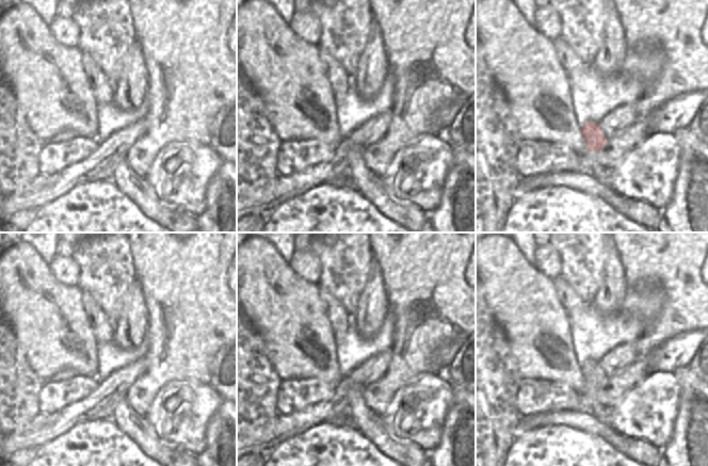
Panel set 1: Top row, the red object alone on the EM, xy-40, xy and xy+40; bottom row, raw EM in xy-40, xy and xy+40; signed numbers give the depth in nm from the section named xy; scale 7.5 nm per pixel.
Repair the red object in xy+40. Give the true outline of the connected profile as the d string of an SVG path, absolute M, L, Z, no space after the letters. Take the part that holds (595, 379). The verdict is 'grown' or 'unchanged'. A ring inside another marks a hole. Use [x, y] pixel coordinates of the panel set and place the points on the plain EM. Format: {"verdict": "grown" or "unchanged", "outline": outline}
{"verdict": "grown", "outline": "M586 360L581 367L581 372L586 383L583 389L583 406L577 411L589 412L604 424L610 424L612 408L604 405L596 398L598 390L607 383L607 376L600 368L600 363Z"}

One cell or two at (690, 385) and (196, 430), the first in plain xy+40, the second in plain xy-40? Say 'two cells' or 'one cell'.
two cells

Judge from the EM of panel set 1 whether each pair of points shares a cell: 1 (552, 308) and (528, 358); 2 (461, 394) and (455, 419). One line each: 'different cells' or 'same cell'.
1: same cell
2: same cell

